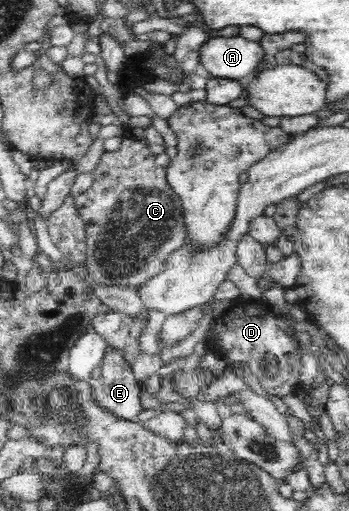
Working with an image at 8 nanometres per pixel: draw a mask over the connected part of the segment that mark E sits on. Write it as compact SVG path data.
M107 349L101 364L101 375L87 382L93 404L112 417L141 421L139 415L146 411L144 398L140 398L142 383L134 377L130 364L117 351Z

